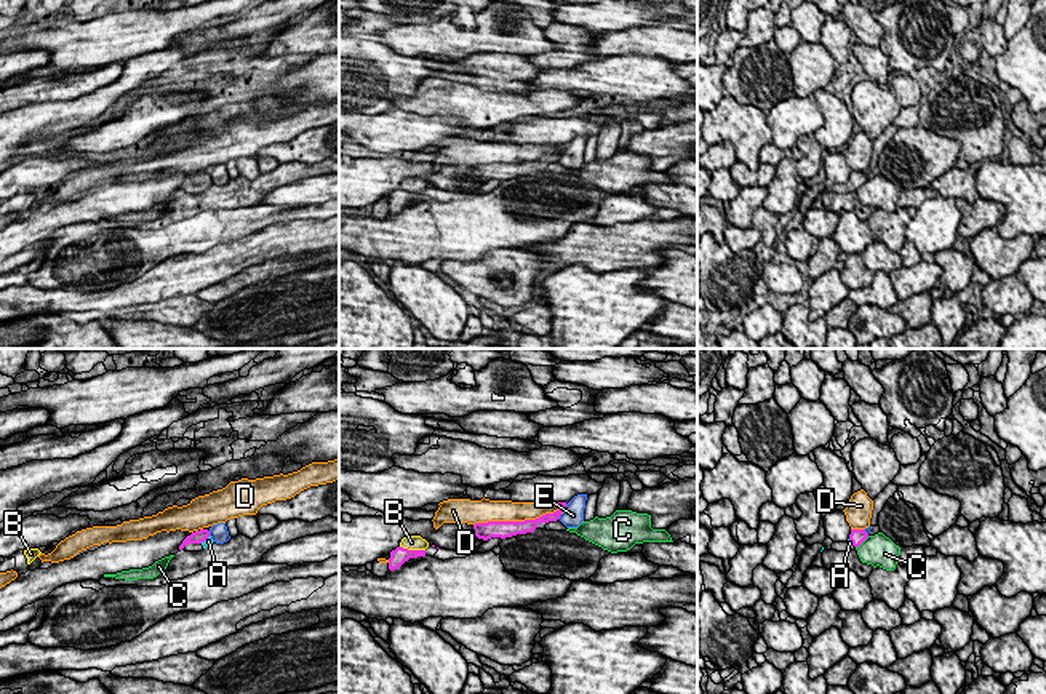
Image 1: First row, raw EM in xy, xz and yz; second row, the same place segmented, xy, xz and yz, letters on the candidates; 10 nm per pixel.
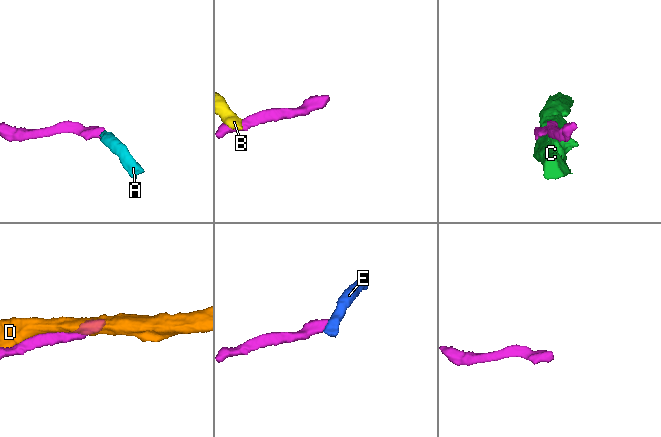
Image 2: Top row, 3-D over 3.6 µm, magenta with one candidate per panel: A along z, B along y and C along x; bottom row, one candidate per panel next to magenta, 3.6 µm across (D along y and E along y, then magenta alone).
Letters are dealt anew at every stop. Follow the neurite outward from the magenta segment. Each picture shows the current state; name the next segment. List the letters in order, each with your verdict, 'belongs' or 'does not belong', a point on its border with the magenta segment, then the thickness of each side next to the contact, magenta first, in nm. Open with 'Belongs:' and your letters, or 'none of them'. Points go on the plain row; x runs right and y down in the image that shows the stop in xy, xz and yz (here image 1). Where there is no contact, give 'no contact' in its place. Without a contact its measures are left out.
Belongs: A
A: belongs; meets magenta in xy at (205, 181); 130 nm thick on the magenta side, 70 nm on the other
B: does not belong; meets magenta in xz at (413, 192); 160 nm thick on the magenta side, 160 nm on the other
C: does not belong; meets magenta in yz at (862, 183); 160 nm thick on the magenta side, 320 nm on the other
D: does not belong; meets magenta in xz at (519, 163); 170 nm thick on the magenta side, 220 nm on the other
E: does not belong; meets magenta in xz at (558, 159); 100 nm thick on the magenta side, 220 nm on the other

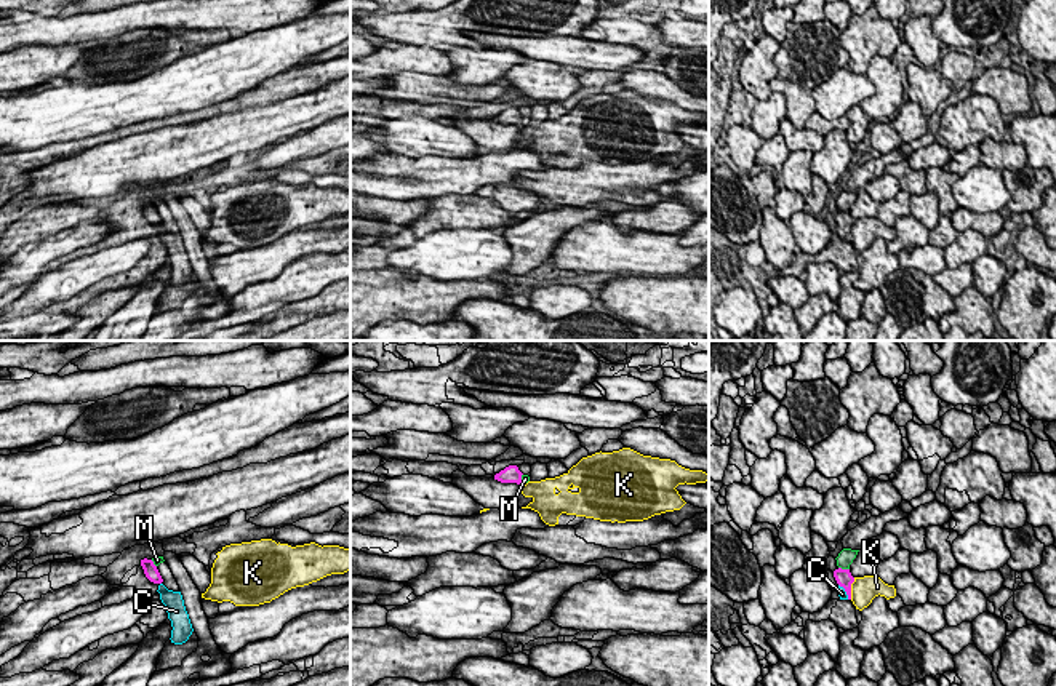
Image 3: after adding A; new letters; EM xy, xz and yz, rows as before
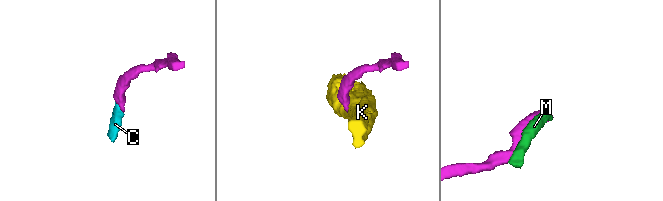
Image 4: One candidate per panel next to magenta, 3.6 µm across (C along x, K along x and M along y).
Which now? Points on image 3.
Belongs: C
C: belongs; meets magenta in yz at (845, 232); 170 nm thick on the magenta side, 90 nm on the other
K: does not belong; meets magenta in yz at (850, 231); 170 nm thick on the magenta side, 260 nm on the other
M: does not belong; meets magenta in yz at (844, 211); 170 nm thick on the magenta side, 160 nm on the other

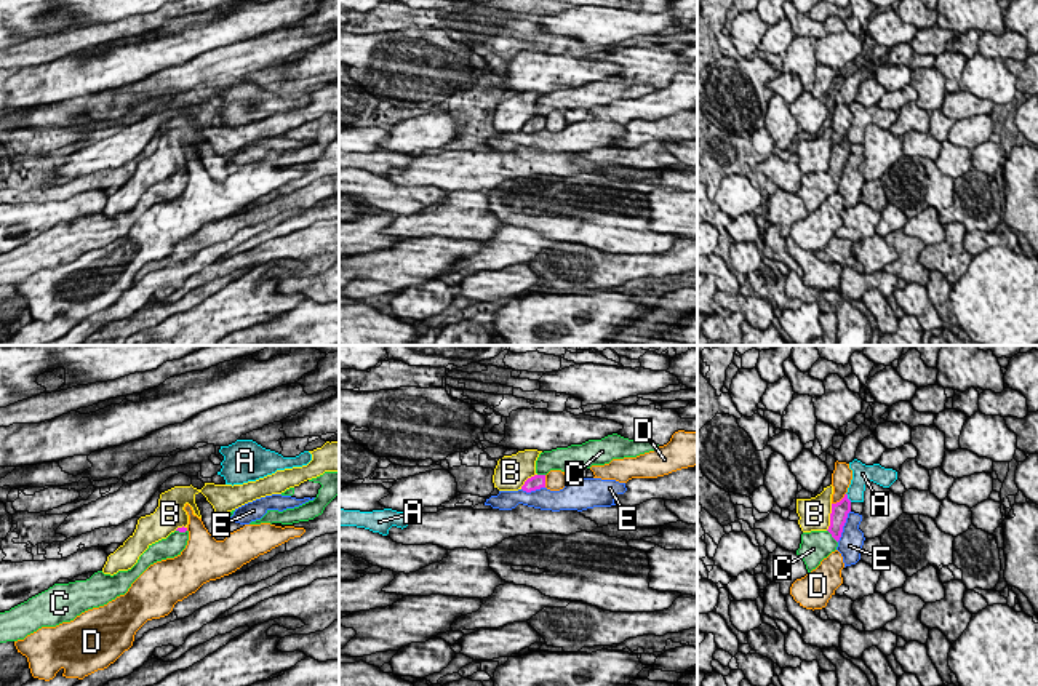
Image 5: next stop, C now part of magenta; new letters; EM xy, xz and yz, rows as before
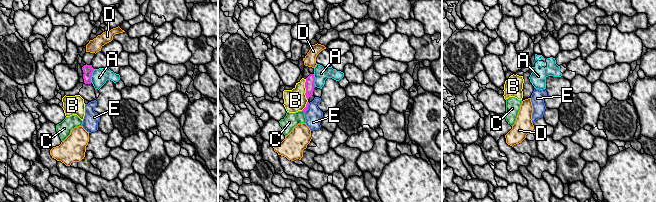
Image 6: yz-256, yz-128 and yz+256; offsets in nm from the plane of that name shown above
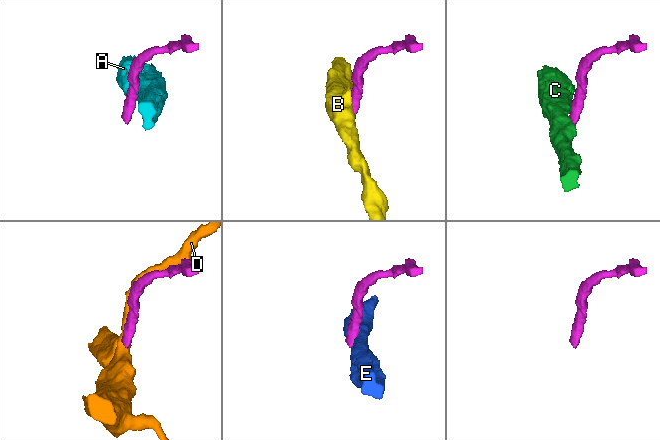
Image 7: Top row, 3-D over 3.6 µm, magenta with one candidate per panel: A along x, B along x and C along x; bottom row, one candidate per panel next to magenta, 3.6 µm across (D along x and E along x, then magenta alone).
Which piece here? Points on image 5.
Belongs: C
A: does not belong; meets magenta in yz at (846, 139); 170 nm thick on the magenta side, 160 nm on the other
B: does not belong; meets magenta in yz at (830, 159); 170 nm thick on the magenta side, 320 nm on the other
C: belongs; meets magenta in yz at (832, 178); 170 nm thick on the magenta side, 300 nm on the other
D: does not belong; meets magenta in yz at (840, 143); 170 nm thick on the magenta side, 200 nm on the other
E: does not belong; meets magenta in yz at (843, 167); 170 nm thick on the magenta side, 240 nm on the other

